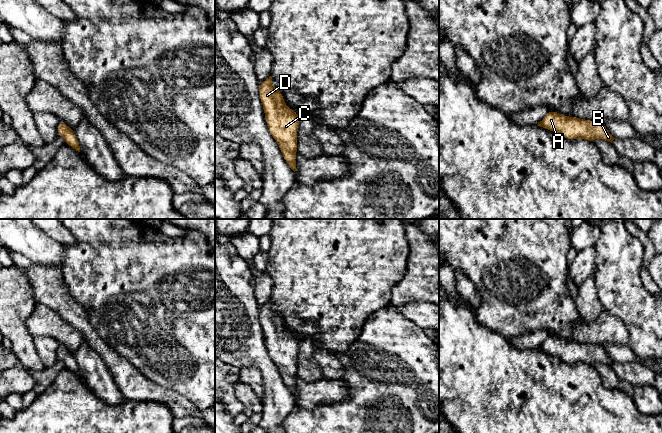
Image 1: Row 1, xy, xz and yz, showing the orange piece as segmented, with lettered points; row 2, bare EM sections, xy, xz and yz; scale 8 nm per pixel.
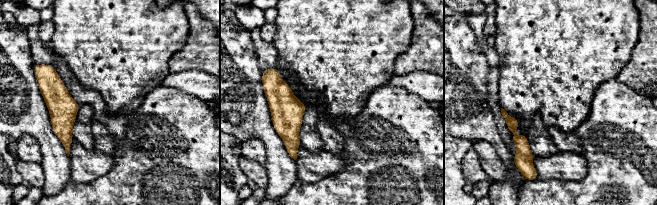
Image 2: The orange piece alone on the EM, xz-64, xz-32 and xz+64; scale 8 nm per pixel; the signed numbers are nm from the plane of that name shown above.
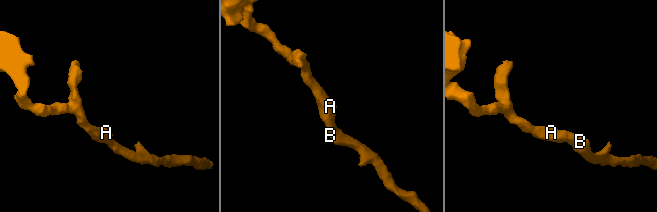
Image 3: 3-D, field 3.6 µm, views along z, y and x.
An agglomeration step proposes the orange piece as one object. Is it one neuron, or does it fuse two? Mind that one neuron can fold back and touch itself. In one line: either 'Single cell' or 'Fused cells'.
Single cell

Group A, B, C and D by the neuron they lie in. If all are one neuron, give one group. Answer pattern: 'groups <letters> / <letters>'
groups A B C D

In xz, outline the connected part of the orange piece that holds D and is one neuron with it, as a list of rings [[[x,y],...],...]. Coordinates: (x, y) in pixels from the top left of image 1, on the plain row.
[[[271,300],[259,307],[259,320],[269,356],[278,367],[284,384],[295,396],[299,339],[285,328],[282,316],[273,311]]]

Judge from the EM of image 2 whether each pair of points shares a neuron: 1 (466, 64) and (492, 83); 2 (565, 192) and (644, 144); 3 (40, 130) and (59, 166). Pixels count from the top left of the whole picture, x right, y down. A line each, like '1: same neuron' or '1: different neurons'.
1: different neurons
2: same neuron
3: same neuron

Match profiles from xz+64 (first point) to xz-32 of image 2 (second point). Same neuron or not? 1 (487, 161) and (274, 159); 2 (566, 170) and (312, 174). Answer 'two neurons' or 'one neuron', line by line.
1: two neurons
2: one neuron

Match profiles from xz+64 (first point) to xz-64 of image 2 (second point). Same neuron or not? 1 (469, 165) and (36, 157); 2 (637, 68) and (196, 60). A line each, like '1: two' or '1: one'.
1: two
2: one

